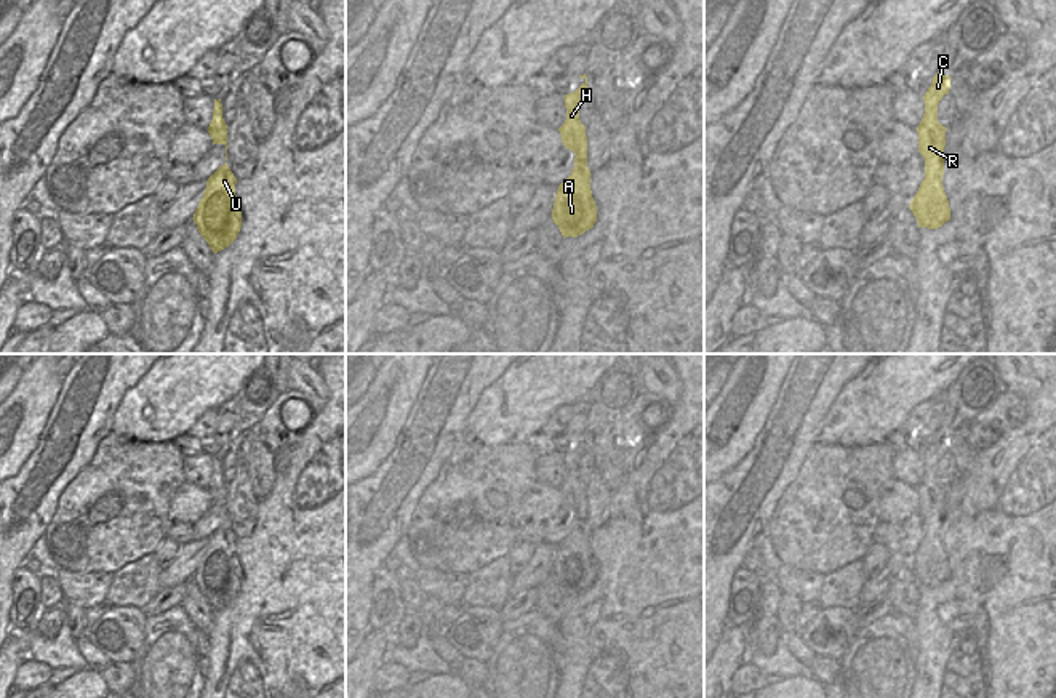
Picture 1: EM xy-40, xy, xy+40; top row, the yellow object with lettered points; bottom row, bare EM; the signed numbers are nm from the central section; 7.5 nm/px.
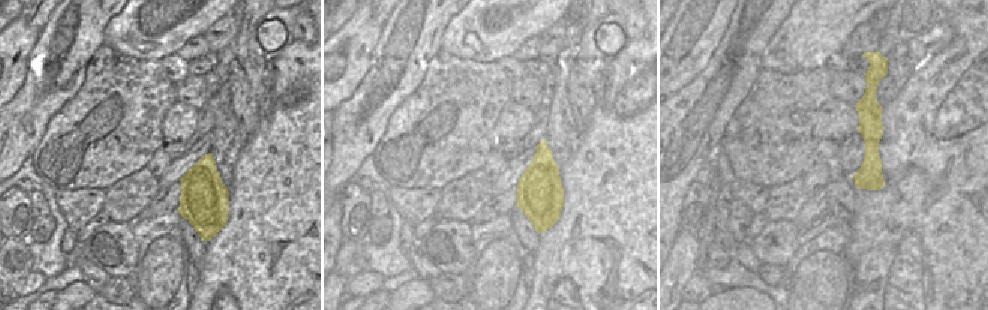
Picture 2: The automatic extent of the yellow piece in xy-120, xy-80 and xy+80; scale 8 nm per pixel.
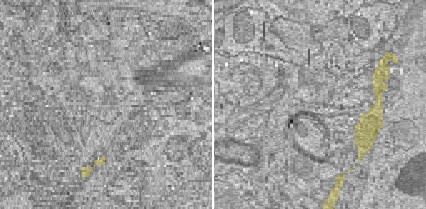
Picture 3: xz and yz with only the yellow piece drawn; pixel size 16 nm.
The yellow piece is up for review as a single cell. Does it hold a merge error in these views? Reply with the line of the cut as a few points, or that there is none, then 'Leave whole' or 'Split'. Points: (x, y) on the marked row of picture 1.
Split along xy+40 (943, 159), (928, 157), (925, 160). Split

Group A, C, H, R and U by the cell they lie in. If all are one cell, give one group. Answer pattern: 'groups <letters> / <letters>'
groups A U / C H R

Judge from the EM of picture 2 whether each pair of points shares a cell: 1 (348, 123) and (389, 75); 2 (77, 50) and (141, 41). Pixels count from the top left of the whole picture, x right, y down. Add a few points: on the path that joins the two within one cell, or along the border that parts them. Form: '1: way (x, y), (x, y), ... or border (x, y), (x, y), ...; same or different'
1: way (360, 110), (365, 95), (375, 86); same
2: border (116, 15), (105, 29), (104, 44); different

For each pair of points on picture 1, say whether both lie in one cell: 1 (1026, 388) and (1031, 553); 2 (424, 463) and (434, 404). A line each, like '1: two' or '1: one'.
1: two
2: one

